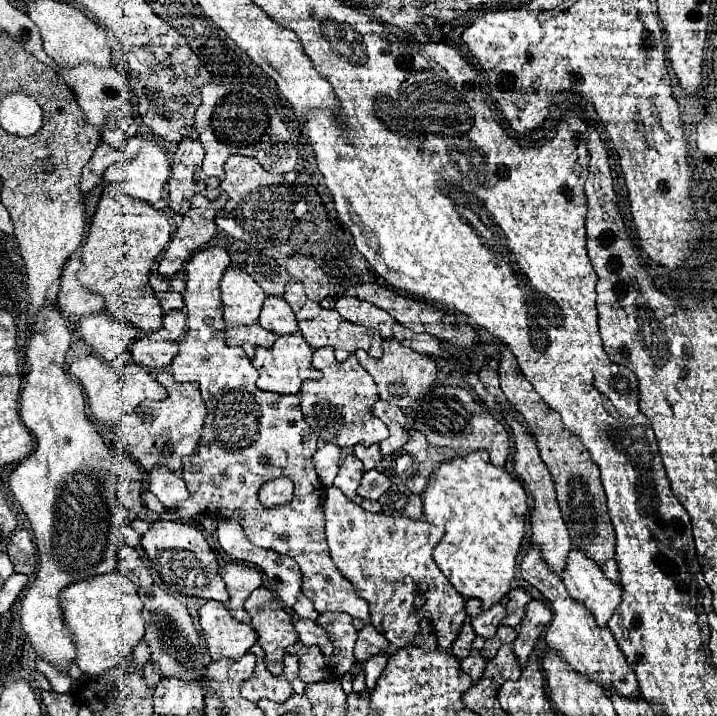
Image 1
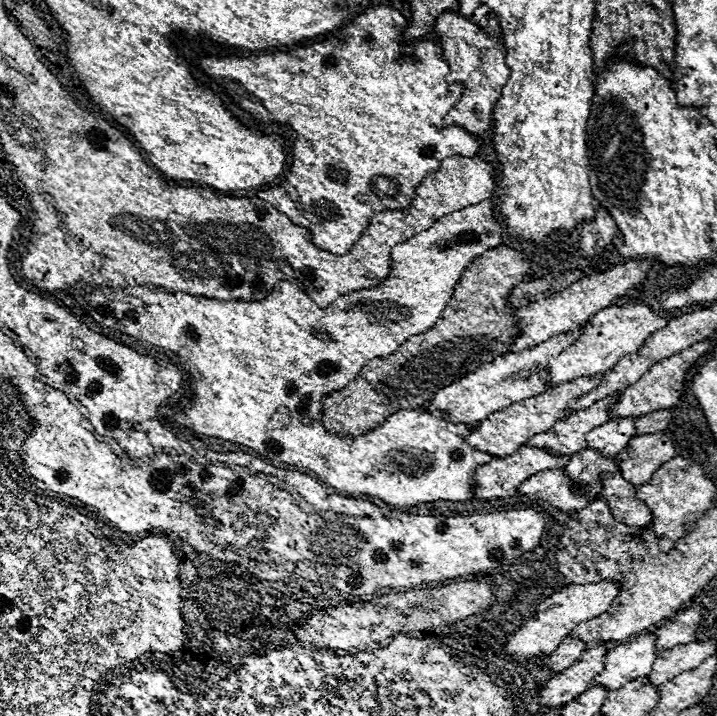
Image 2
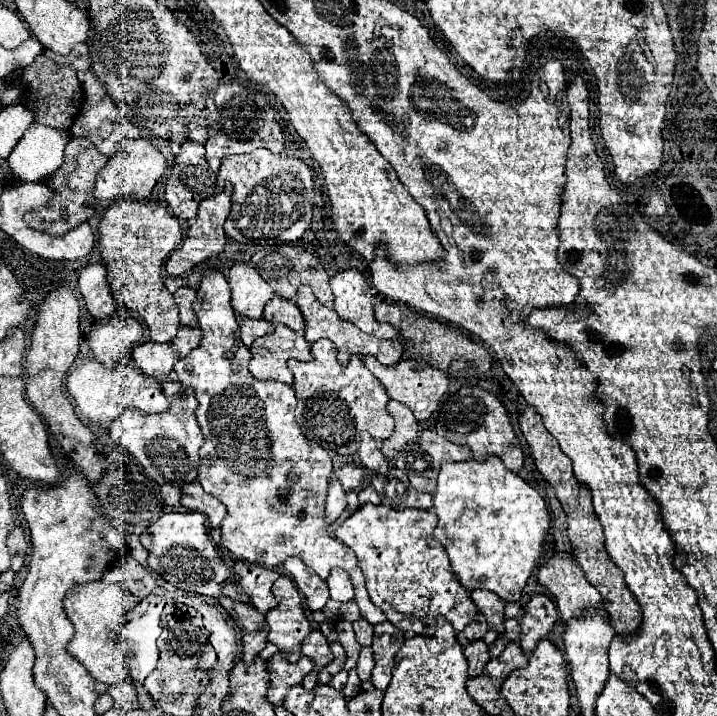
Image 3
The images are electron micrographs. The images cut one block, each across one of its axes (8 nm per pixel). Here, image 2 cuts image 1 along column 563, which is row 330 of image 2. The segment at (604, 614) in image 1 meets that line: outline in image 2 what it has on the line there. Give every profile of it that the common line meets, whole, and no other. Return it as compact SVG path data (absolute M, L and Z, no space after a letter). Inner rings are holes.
M574 330L574 332L568 332L568 334L558 334L558 336L552 336L550 340L530 348L530 350L522 350L518 354L506 354L506 356L500 356L496 358L494 362L488 362L480 368L476 368L474 372L466 374L464 378L460 378L460 382L454 382L446 388L440 388L430 402L426 402L420 410L424 412L444 412L448 414L448 420L450 422L460 422L460 424L466 424L466 426L476 426L478 422L482 422L488 414L496 412L496 410L502 410L514 402L520 402L524 398L532 398L532 396L538 396L542 394L544 390L548 390L548 386L544 386L546 382L546 372L540 372L540 374L534 374L530 376L528 380L514 380L512 374L520 368L530 368L534 362L538 362L540 366L546 366L548 364L548 358L550 356L556 356L560 350L564 350L572 340L576 340L580 336L580 330Z

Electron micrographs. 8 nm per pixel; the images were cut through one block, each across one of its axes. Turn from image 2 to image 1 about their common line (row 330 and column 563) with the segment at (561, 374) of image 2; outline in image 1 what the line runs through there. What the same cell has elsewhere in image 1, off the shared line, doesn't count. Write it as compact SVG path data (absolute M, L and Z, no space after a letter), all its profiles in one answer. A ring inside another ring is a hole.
M530 544L530 548L526 550L522 562L520 562L520 574L526 582L530 582L534 588L538 588L542 592L542 596L548 600L550 610L552 610L552 620L546 628L546 644L558 652L562 652L562 656L568 660L568 664L576 670L582 672L584 676L592 678L594 682L598 682L604 688L616 688L616 692L620 692L622 696L638 696L638 682L636 682L636 674L634 670L628 666L622 650L618 648L612 632L604 626L600 628L592 616L592 612L588 612L584 608L584 604L572 600L572 596L568 596L568 590L562 582L560 576L554 576L552 570L548 570L540 550L536 548L536 544Z

